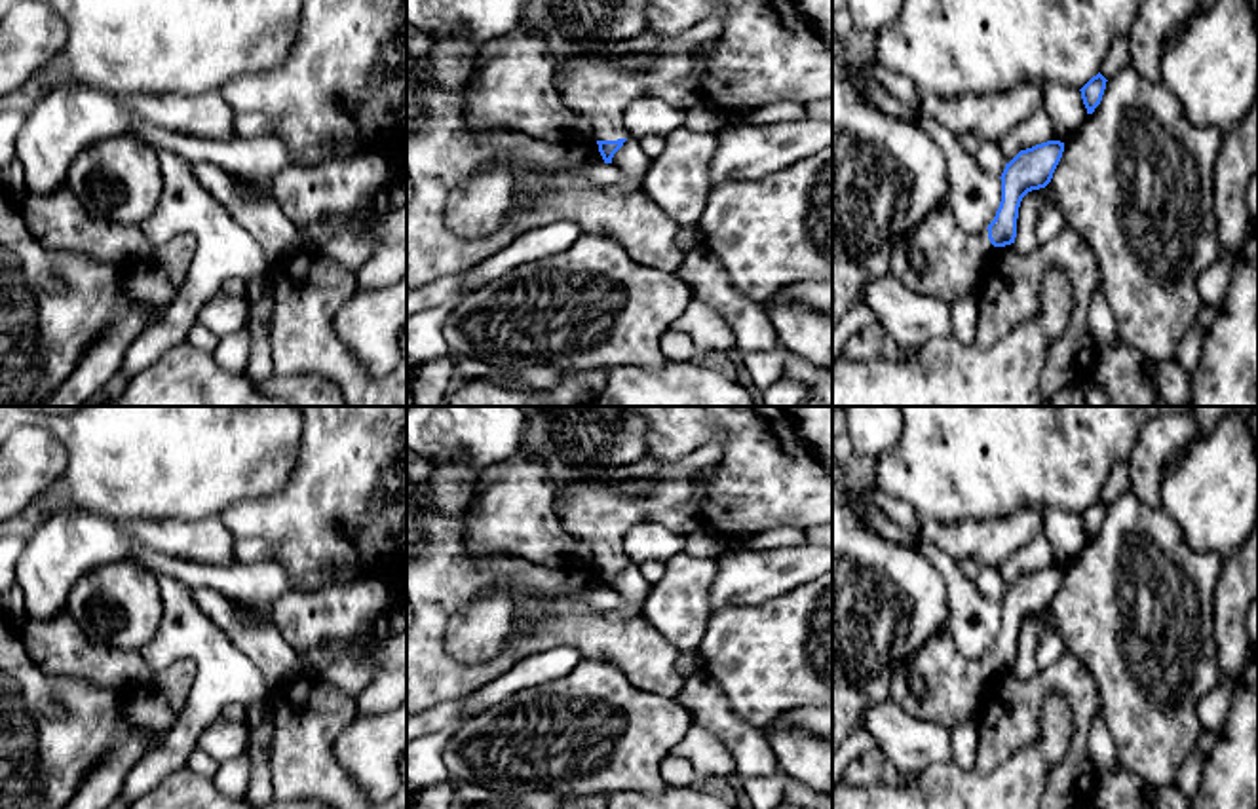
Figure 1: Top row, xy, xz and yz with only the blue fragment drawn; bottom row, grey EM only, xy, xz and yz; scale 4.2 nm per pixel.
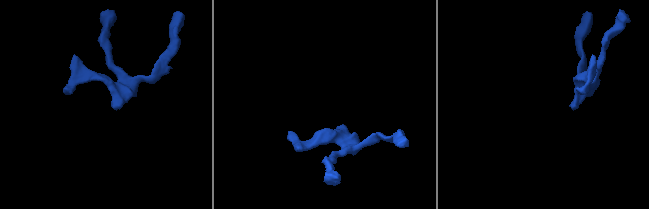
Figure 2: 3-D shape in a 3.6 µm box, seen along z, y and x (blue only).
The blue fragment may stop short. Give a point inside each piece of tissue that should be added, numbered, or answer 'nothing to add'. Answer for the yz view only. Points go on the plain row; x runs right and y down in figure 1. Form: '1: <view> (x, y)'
1: yz (937, 684)

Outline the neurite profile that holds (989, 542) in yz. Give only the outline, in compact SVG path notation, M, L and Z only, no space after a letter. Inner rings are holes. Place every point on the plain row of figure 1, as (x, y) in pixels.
M1028 507L1003 518L981 520L922 520L922 532L929 543L952 560L975 560L979 566L1000 566L1015 553L1041 536L1043 509Z

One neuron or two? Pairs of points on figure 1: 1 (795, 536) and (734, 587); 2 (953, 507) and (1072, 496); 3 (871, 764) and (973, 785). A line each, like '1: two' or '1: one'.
1: two
2: one
3: two

